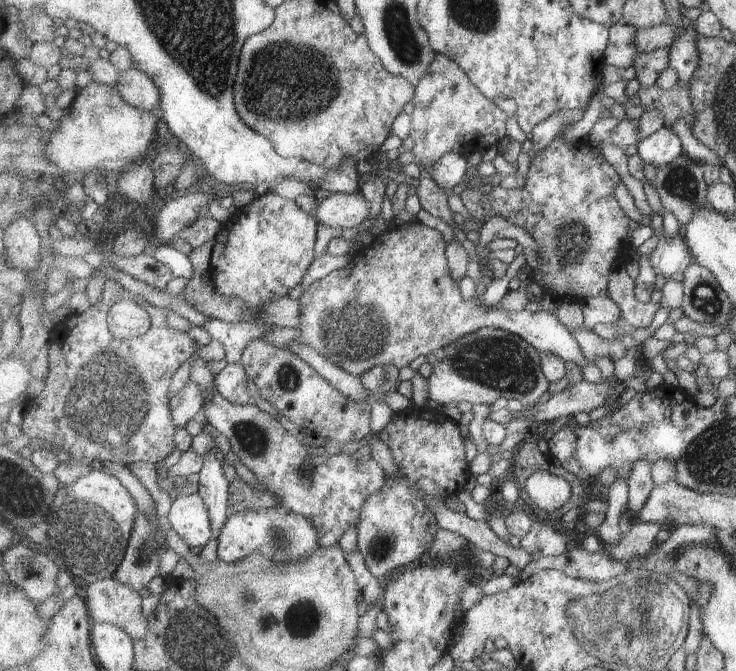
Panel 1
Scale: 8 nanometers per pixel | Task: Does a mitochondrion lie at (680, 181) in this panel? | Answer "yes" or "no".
yes

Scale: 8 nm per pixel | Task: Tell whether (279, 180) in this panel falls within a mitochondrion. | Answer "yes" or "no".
no

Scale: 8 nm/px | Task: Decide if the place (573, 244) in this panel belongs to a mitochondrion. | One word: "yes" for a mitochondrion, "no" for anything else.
yes

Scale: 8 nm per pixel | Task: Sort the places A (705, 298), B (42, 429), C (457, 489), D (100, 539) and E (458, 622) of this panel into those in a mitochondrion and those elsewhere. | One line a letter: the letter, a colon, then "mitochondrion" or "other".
A: mitochondrion
B: other
C: other
D: mitochondrion
E: other

